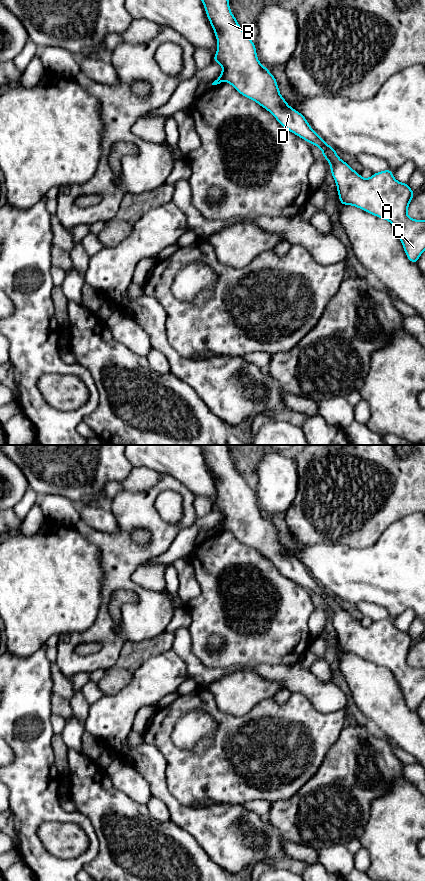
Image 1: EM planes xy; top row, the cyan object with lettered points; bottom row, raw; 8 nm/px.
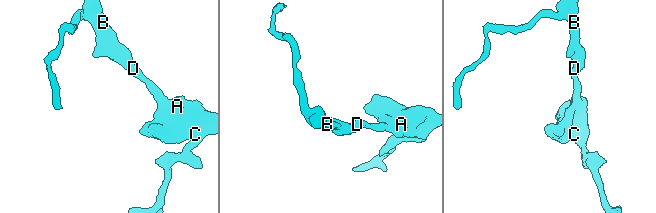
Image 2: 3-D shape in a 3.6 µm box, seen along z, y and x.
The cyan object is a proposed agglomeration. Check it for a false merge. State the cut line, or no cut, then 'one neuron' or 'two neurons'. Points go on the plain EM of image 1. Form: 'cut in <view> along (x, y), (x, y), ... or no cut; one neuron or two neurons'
no cut; one neuron

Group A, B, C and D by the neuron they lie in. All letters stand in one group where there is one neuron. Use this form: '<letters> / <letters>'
A B C D

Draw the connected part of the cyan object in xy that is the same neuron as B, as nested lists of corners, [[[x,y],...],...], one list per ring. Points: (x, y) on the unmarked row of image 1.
[[[200,445],[200,447],[217,486],[217,500],[213,508],[223,516],[221,523],[212,533],[217,533],[224,529],[228,530],[241,543],[257,550],[269,559],[285,577],[308,591],[319,595],[323,605],[330,612],[330,618],[337,633],[340,651],[342,653],[355,654],[376,665],[389,669],[393,673],[409,709],[417,712],[419,705],[425,698],[425,668],[414,668],[407,662],[408,654],[415,643],[408,631],[398,630],[394,626],[391,617],[374,621],[368,627],[363,626],[346,610],[341,608],[336,598],[329,594],[310,575],[306,566],[290,555],[281,544],[275,525],[259,510],[254,490],[247,485],[231,461],[228,445]]]

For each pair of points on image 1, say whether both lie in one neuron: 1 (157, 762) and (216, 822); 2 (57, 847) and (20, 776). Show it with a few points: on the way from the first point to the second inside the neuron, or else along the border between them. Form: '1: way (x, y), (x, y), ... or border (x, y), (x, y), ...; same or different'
1: way (158, 784), (159, 790), (178, 813), (194, 821); same
2: border (68, 822), (44, 821), (37, 830), (42, 845); different

